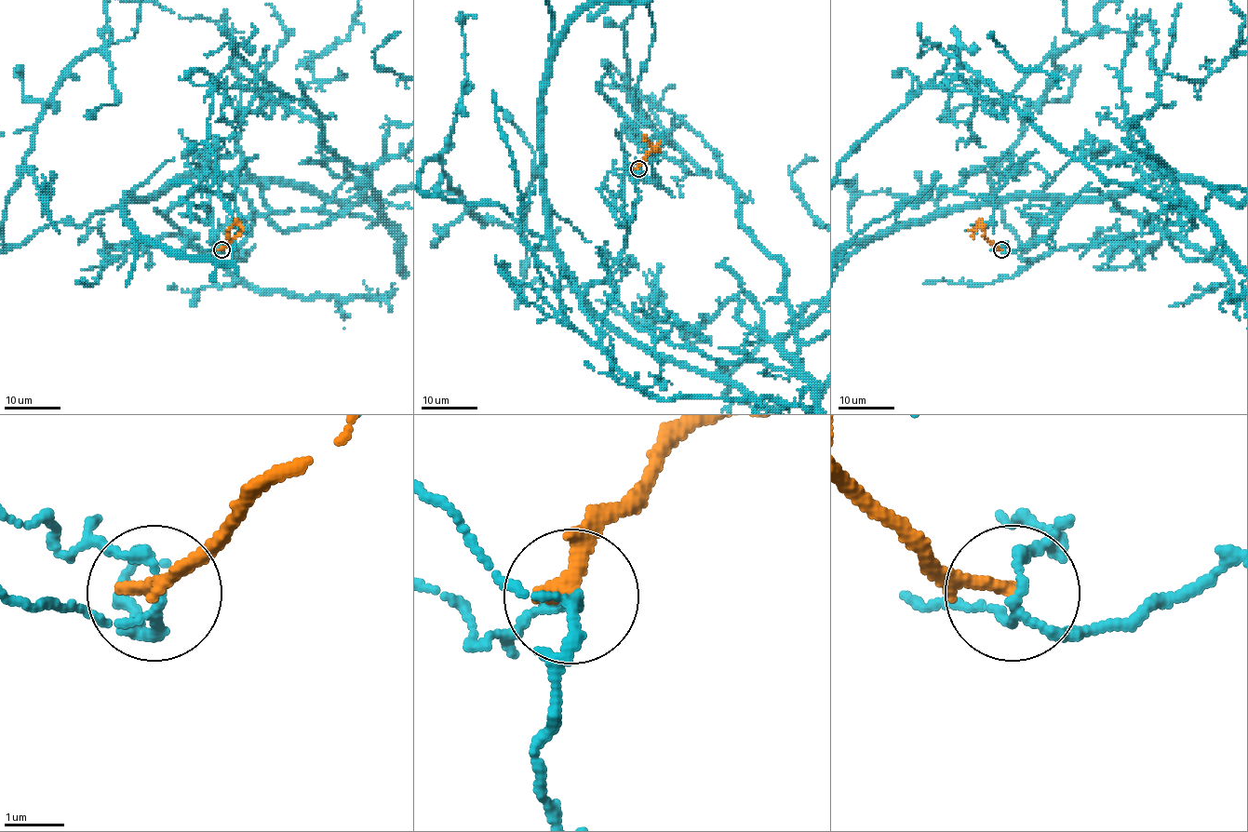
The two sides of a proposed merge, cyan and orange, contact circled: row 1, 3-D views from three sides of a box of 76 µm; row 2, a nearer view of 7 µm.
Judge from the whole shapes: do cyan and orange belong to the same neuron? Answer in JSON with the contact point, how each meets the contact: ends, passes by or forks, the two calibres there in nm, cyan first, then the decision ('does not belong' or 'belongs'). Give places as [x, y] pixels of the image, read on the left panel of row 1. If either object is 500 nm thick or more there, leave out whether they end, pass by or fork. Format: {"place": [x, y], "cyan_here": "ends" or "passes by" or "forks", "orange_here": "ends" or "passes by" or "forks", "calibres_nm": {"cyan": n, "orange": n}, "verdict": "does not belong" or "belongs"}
{"place": [221, 249], "cyan_here": "forks", "orange_here": "ends", "calibres_nm": {"cyan": 130, "orange": 280}, "verdict": "does not belong"}

